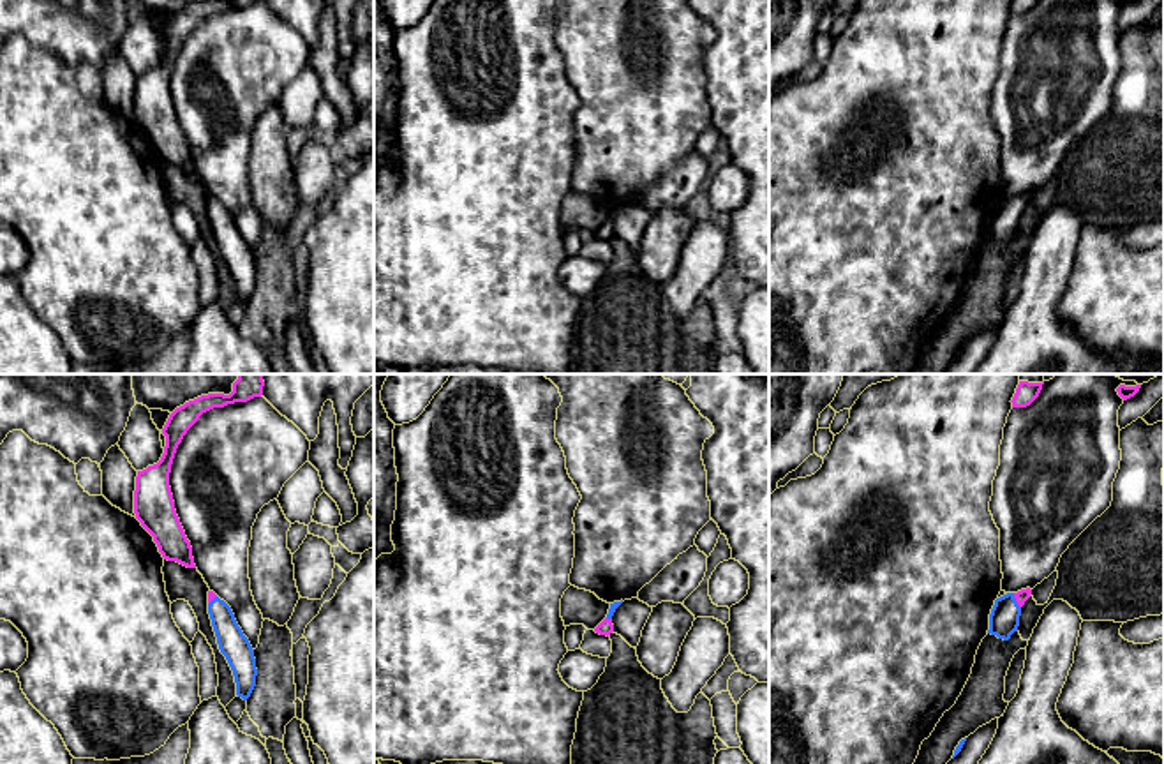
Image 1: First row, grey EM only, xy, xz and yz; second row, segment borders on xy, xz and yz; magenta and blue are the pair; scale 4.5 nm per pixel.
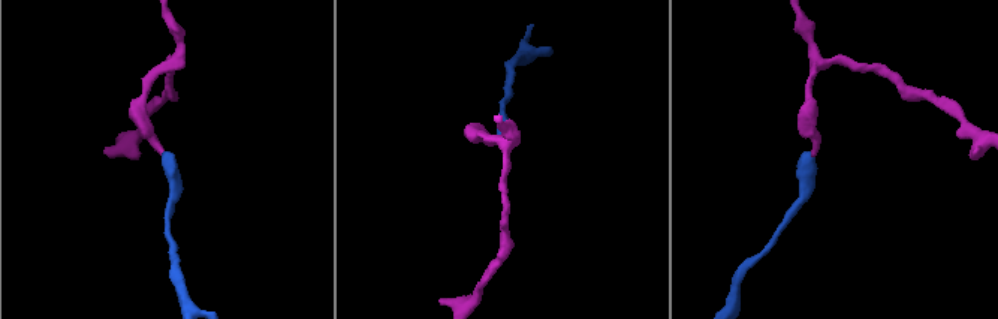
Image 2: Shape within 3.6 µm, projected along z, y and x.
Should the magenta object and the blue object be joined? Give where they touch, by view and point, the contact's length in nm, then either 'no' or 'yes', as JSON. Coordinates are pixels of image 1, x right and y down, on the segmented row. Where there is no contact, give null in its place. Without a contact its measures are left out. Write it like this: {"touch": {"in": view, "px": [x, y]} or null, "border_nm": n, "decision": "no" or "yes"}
{"touch": {"in": "yz", "px": [1016, 600]}, "border_nm": 80, "decision": "yes"}

